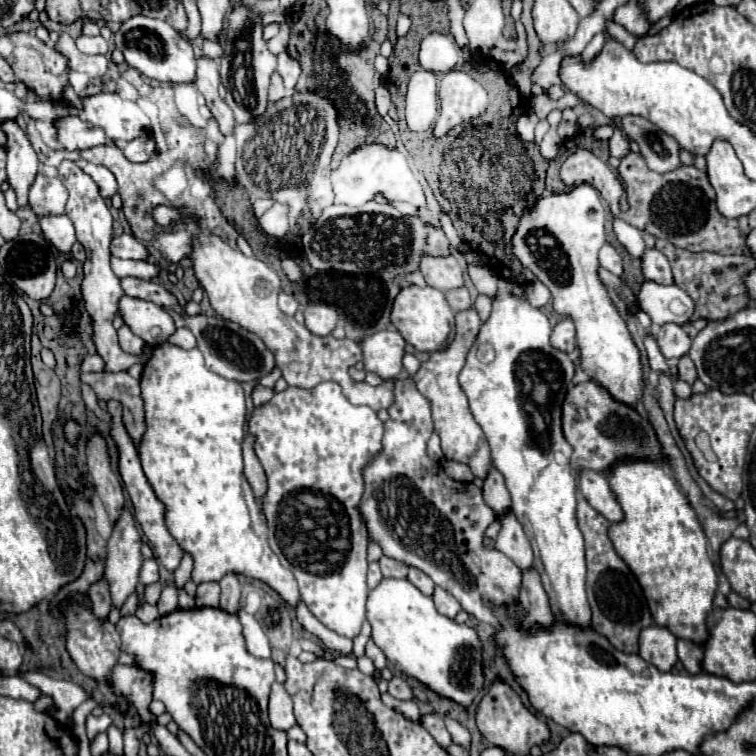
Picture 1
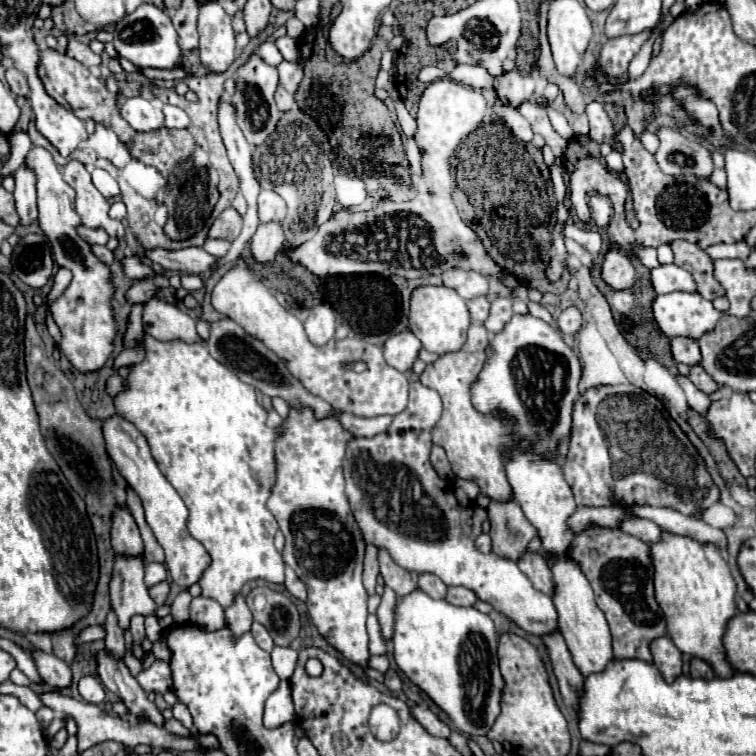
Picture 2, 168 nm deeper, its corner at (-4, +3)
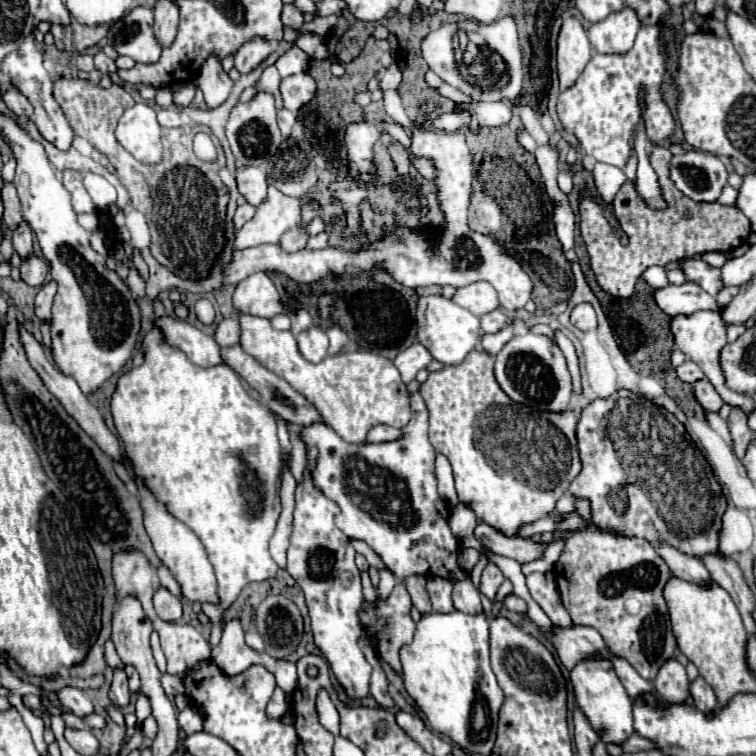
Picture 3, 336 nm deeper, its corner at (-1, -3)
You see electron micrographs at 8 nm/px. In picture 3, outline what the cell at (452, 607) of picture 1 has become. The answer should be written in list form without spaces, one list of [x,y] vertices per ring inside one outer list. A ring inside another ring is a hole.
[[[461,581],[453,585],[453,605],[457,611],[463,613],[481,613],[481,599],[479,591],[473,587],[471,581]]]

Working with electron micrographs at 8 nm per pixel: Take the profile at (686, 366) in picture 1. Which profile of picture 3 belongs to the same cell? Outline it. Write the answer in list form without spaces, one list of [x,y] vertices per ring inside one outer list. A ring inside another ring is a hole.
[[[705,377],[693,383],[693,391],[705,411],[719,411],[719,407],[723,405],[719,393],[713,389],[713,385],[709,385],[709,381],[705,381]]]

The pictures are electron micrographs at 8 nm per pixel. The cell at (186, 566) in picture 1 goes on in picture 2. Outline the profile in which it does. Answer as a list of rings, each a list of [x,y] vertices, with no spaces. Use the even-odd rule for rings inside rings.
[[[182,591],[182,593],[174,599],[174,603],[172,603],[172,617],[174,617],[176,623],[188,623],[188,621],[190,621],[190,617],[188,617],[190,601],[192,601],[192,597],[190,597],[188,591]]]

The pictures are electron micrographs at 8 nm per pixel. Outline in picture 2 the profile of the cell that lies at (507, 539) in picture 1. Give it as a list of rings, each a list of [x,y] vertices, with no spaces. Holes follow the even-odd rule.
[[[524,553],[518,561],[520,571],[532,581],[532,585],[544,593],[544,595],[554,595],[556,591],[556,583],[552,581],[552,571],[550,567],[542,561],[540,553]]]

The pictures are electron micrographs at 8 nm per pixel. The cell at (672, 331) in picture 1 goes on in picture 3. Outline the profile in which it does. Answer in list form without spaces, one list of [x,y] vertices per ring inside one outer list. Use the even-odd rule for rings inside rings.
[[[683,361],[679,367],[677,367],[677,377],[681,379],[681,381],[685,381],[685,383],[695,383],[697,379],[701,379],[703,377],[703,373],[701,373],[701,369],[699,369],[699,365],[695,363],[695,361]]]

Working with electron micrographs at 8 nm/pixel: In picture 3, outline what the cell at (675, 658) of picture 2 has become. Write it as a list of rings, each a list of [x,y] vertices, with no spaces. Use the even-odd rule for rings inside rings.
[[[675,659],[665,661],[665,665],[661,665],[655,677],[655,689],[669,703],[685,701],[689,697],[689,681],[685,667]]]

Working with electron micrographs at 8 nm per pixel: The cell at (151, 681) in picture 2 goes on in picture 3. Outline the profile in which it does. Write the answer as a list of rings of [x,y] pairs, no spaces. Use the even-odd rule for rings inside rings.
[[[169,673],[161,675],[161,687],[165,689],[167,695],[183,693],[183,683],[181,681],[181,677],[177,677],[177,675],[169,675]]]

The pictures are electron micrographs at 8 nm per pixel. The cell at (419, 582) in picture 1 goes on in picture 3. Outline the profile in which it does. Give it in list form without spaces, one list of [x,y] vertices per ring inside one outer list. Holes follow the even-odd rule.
[[[431,577],[427,581],[427,593],[431,597],[431,603],[433,603],[433,611],[439,611],[439,613],[449,613],[453,611],[453,603],[451,603],[451,589],[453,585],[447,581],[447,579],[441,579],[441,577]]]

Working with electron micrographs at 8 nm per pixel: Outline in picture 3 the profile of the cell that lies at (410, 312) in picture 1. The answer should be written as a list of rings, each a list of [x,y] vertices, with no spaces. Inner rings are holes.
[[[427,295],[417,301],[417,341],[429,349],[429,353],[441,361],[443,365],[459,365],[469,351],[479,345],[481,327],[479,319],[461,309],[453,299],[445,299],[443,295]]]

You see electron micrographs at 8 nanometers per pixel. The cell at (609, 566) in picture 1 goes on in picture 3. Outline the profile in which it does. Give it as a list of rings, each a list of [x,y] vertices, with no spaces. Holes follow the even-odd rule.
[[[576,499],[575,505],[587,522],[585,531],[565,541],[565,549],[553,567],[563,605],[577,625],[597,629],[615,657],[627,659],[643,679],[653,681],[657,669],[675,651],[675,637],[661,593],[671,571],[649,541],[603,533],[593,521],[590,503]]]

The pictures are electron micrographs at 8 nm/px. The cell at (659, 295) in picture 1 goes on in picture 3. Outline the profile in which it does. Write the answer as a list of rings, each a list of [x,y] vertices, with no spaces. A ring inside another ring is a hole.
[[[697,311],[691,313],[689,317],[671,317],[671,333],[675,337],[675,345],[703,369],[703,373],[713,383],[713,387],[717,389],[717,393],[723,397],[725,403],[741,407],[745,413],[753,411],[753,399],[749,395],[741,395],[727,389],[719,367],[719,351],[727,343],[727,331],[725,331],[725,321],[721,317],[721,311]]]

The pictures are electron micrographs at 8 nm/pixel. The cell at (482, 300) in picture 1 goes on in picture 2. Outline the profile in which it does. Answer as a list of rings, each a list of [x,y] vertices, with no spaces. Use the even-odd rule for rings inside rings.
[[[498,297],[496,301],[492,301],[492,309],[490,309],[490,317],[484,321],[484,327],[488,333],[496,335],[504,329],[504,325],[512,319],[514,311],[512,311],[512,301],[508,297]]]

